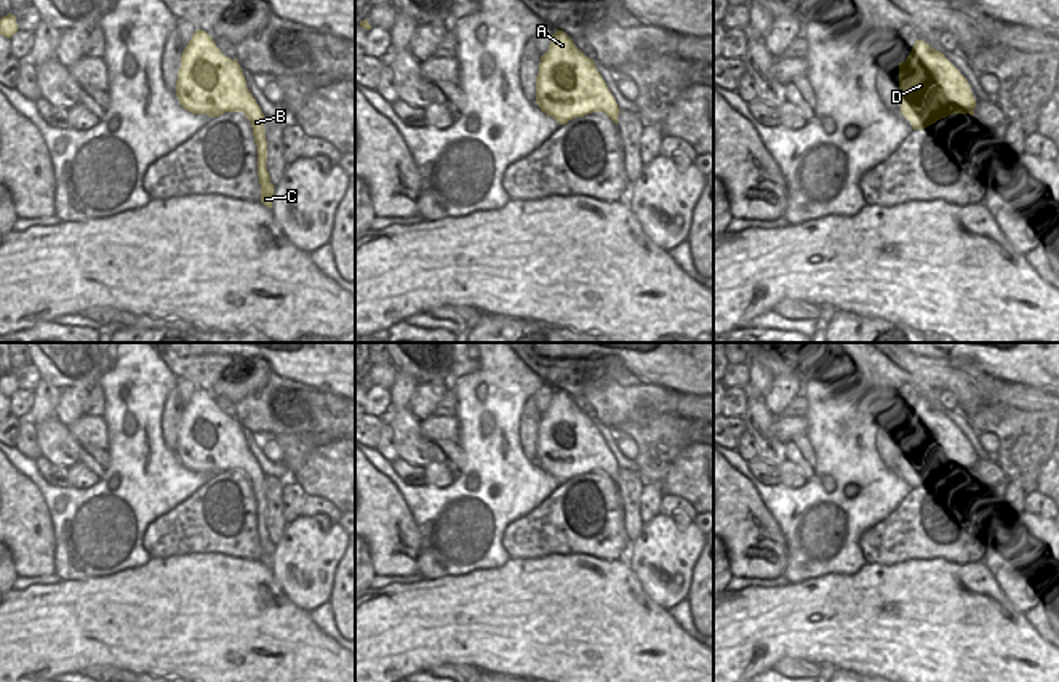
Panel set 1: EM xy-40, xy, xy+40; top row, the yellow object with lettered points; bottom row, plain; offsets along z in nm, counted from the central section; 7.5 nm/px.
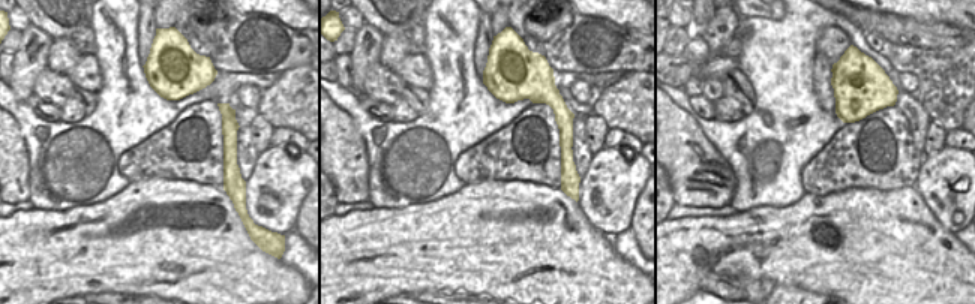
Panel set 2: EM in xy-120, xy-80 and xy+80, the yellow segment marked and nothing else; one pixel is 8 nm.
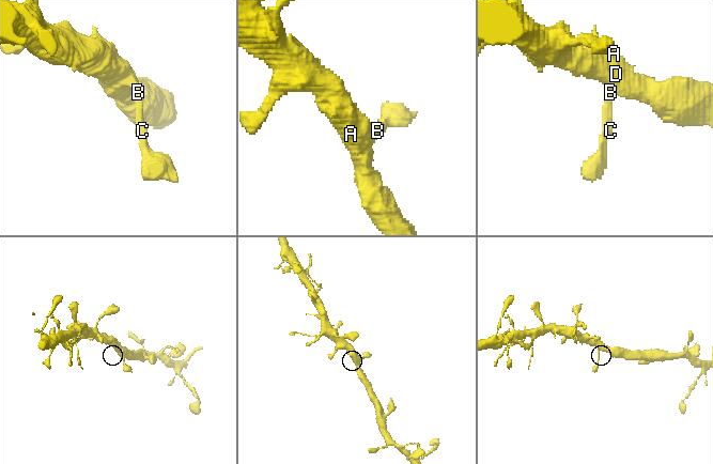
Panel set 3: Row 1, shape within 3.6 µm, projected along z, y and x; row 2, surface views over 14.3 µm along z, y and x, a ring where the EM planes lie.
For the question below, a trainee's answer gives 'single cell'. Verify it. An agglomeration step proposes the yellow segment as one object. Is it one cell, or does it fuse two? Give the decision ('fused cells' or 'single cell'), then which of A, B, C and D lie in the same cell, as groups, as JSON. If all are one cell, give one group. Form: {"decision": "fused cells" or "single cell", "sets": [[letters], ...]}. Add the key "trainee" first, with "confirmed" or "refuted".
{"trainee": "confirmed", "decision": "single cell", "sets": [["A", "B", "C", "D"]]}

